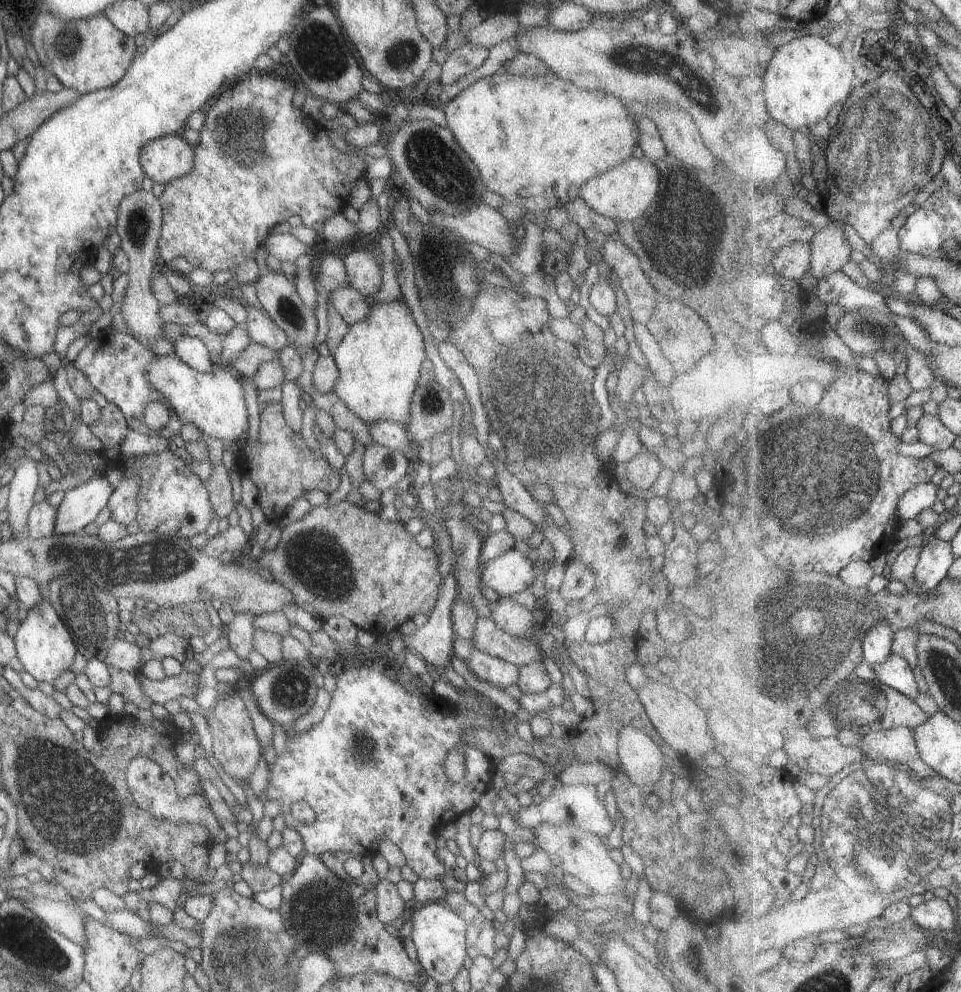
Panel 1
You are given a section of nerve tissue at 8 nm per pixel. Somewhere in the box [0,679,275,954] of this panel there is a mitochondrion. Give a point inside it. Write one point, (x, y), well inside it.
(49, 778)

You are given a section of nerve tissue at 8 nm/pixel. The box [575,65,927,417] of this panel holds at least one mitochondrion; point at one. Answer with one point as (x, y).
(667, 232)

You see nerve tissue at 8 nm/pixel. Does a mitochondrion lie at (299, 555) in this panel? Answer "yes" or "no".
yes

